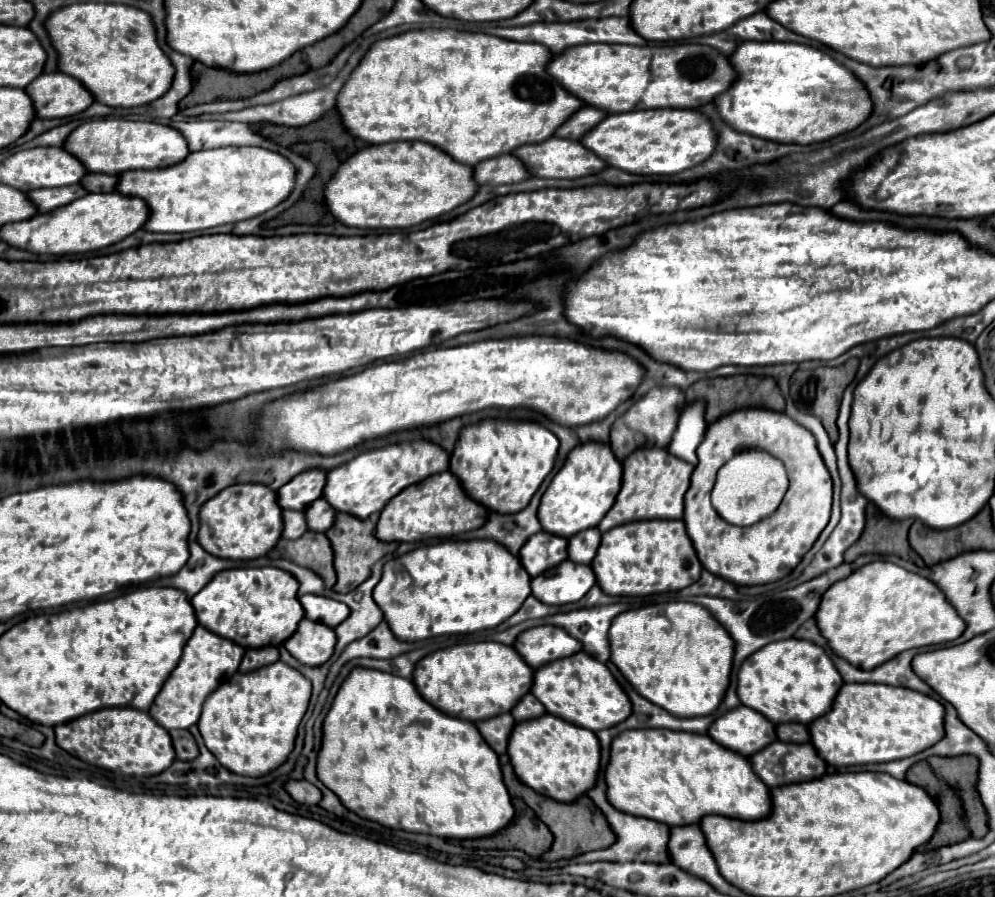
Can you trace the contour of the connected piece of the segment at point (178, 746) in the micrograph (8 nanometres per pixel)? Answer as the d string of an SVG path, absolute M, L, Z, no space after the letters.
M173 730L169 734L171 734L173 748L175 748L179 760L193 760L193 758L197 758L199 750L197 750L195 738L191 736L189 730Z

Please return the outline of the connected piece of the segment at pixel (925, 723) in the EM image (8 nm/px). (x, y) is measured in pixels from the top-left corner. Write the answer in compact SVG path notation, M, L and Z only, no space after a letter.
M843 684L833 708L809 724L813 748L829 766L861 766L909 758L943 736L945 708L919 692L887 684Z

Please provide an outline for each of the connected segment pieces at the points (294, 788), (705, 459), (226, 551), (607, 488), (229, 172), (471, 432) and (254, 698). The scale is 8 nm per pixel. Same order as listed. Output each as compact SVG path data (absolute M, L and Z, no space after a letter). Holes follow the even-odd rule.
M287 780L285 790L299 804L311 806L311 804L319 804L319 800L321 800L321 792L307 780Z
M743 408L729 412L707 426L705 438L697 448L699 464L693 470L691 486L685 494L685 526L705 570L737 584L755 586L785 578L815 544L831 516L831 474L817 450L815 436L789 418L785 412L767 408ZM743 450L765 450L785 464L789 490L779 508L753 526L725 522L711 504L717 470Z
M233 484L213 496L201 508L199 542L207 552L221 558L251 560L265 556L281 538L283 516L277 504L277 492L265 484Z
M587 442L573 448L567 456L565 466L557 472L541 498L539 522L543 530L561 538L571 538L581 530L595 528L603 520L605 512L609 512L609 508L613 506L621 486L621 476L623 466L615 458L609 444Z
M229 146L191 152L179 164L159 170L121 172L115 190L125 196L137 196L149 204L149 218L143 230L183 234L259 216L283 202L293 190L293 184L295 168L277 152L257 146Z
M481 420L477 424L465 426L459 432L455 450L451 452L451 472L459 476L465 492L473 496L479 504L485 504L493 512L519 512L529 504L531 496L537 492L545 476L553 470L559 452L559 440L553 432L533 420Z
M281 660L253 672L235 672L203 704L199 732L225 768L241 776L263 776L281 766L293 750L297 726L311 698L309 680Z

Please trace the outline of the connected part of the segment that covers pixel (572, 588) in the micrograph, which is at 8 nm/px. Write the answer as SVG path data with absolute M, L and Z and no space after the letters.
M563 560L561 564L557 564L557 568L549 568L549 572L535 576L531 580L531 592L545 604L561 606L581 600L593 584L595 574L591 566Z

